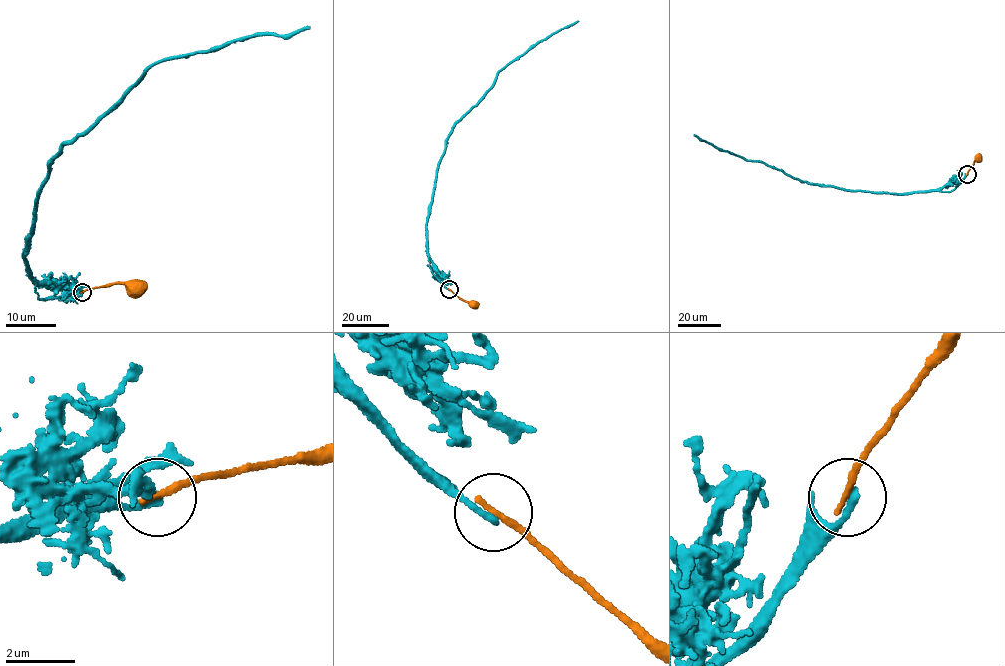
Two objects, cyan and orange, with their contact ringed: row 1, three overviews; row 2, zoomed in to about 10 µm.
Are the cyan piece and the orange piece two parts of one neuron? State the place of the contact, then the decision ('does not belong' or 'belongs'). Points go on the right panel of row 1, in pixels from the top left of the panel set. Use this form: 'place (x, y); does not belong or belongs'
place (967, 174); does not belong

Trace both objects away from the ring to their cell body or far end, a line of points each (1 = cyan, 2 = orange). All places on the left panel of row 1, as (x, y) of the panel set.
1: (82, 292), (38, 298), (23, 250), (47, 163), (61, 144), (87, 131), (150, 67), (310, 26)
2: (82, 291), (116, 282), (135, 286)

